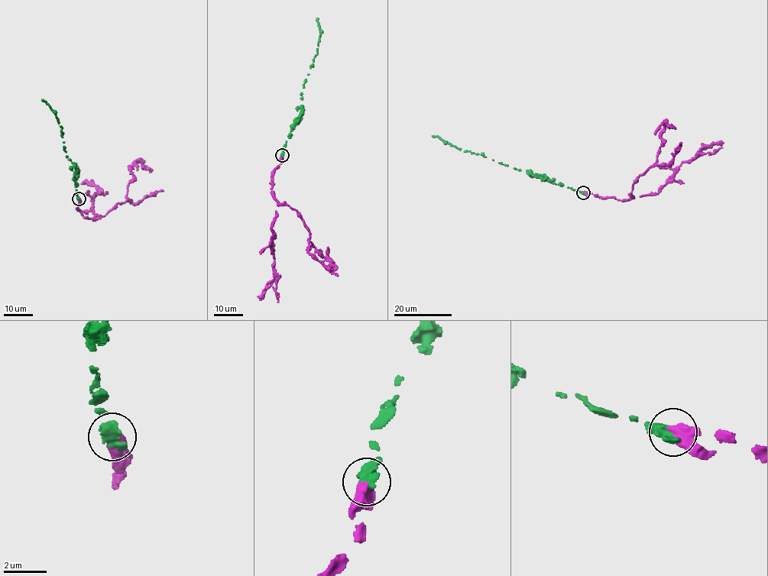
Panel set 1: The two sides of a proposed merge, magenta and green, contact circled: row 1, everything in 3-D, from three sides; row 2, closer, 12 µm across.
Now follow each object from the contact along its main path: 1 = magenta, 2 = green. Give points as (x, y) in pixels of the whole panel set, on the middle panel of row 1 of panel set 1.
1: (282, 155), (274, 170), (271, 195), (296, 211), (307, 229), (309, 241), (336, 266), (332, 270)
2: (282, 155), (282, 147), (300, 113), (304, 80), (309, 74), (314, 56), (318, 53), (320, 30), (316, 17)

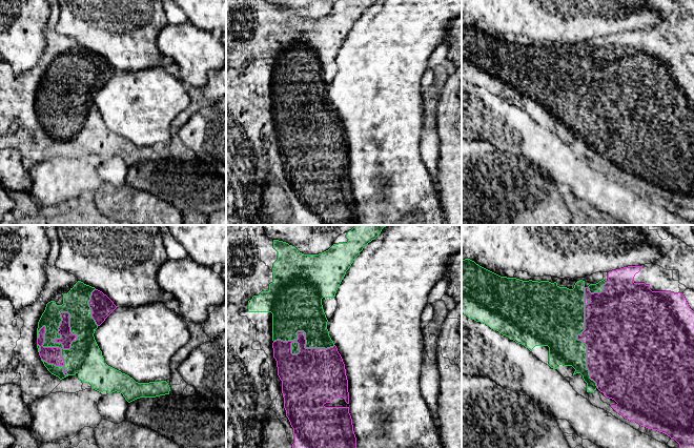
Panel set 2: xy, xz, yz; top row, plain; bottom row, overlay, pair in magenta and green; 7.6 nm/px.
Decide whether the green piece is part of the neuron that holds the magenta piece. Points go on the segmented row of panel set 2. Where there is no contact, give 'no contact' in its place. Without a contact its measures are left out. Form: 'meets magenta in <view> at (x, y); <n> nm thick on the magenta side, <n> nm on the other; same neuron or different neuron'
meets magenta in xy at (58, 342); 100 nm thick on the magenta side, 260 nm on the other; same neuron

